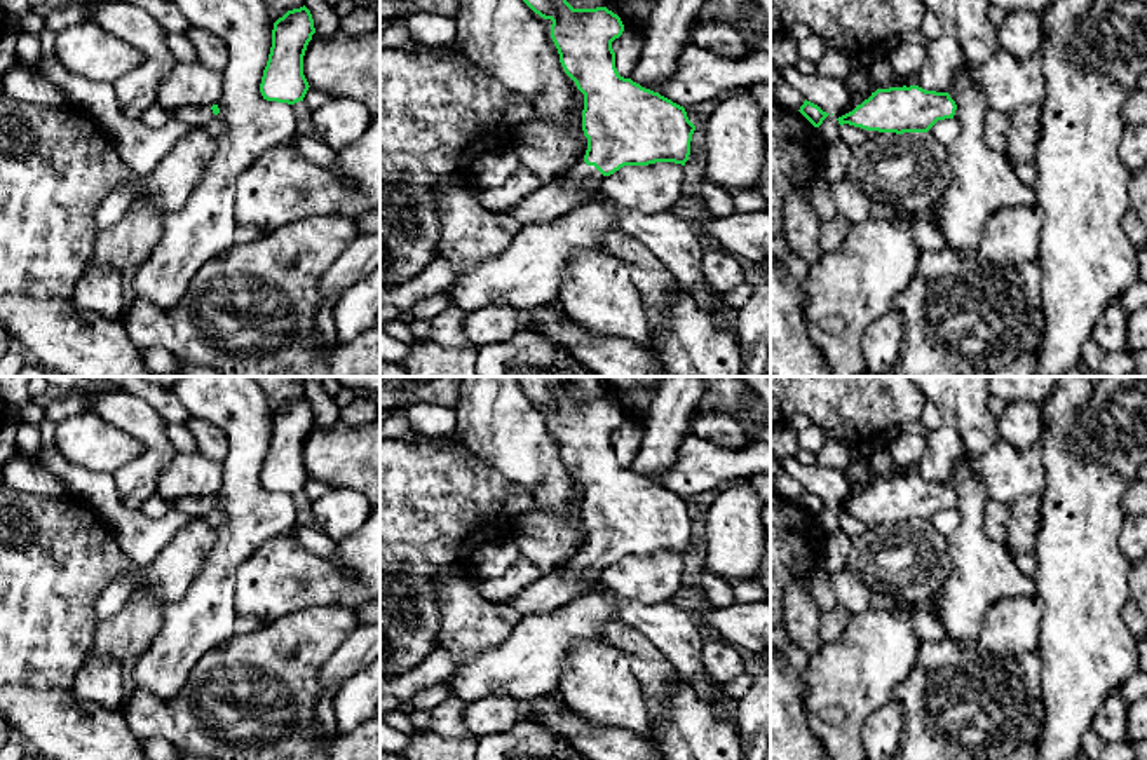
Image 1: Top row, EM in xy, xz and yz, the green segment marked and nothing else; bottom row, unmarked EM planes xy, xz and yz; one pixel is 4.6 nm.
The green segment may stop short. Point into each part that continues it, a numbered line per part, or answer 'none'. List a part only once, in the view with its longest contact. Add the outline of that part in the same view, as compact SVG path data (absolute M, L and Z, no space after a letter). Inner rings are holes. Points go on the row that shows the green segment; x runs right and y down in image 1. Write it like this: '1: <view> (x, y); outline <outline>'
1: xz (549, 201); outline M580 159L567 176L542 185L509 209L509 214L521 225L553 221L601 192L603 178L594 166Z

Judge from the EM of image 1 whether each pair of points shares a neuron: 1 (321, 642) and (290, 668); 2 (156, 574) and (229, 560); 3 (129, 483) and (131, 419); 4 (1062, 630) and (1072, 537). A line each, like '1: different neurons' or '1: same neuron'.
1: same neuron
2: different neurons
3: same neuron
4: same neuron

